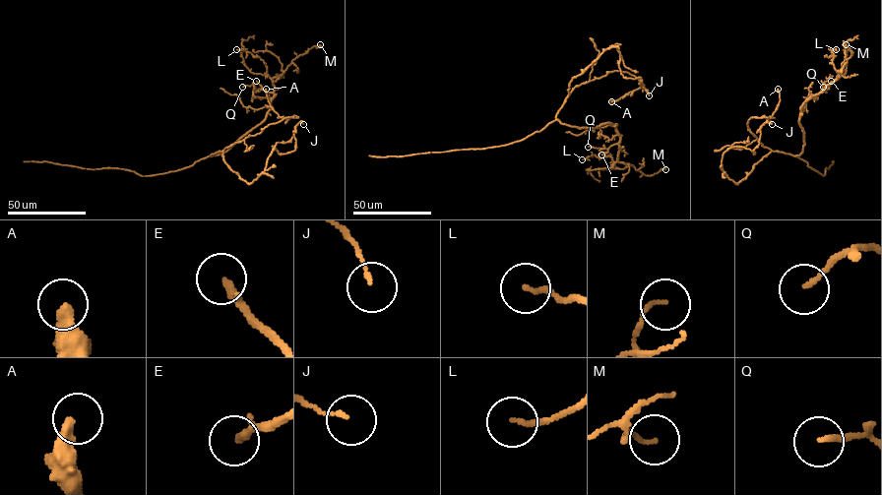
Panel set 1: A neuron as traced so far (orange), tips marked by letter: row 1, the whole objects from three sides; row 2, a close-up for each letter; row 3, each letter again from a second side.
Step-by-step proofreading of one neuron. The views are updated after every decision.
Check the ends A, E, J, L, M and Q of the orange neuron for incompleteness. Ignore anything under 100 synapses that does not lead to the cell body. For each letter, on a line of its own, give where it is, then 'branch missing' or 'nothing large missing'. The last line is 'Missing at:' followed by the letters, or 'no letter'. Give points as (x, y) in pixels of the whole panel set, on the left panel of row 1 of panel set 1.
A: place (266, 89); nothing large missing
E: place (256, 81); nothing large missing
J: place (303, 124); nothing large missing
L: place (236, 49); nothing large missing
M: place (320, 44); nothing large missing
Q: place (242, 87); nothing large missing
Missing at: no letter

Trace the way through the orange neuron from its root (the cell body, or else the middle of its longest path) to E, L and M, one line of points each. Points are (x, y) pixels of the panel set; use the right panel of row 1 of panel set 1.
E: (788, 154), (799, 155), (802, 151), (800, 106), (827, 89), (831, 81)
L: (788, 154), (799, 155), (802, 151), (800, 106), (841, 76), (832, 62), (831, 51), (836, 49)
M: (788, 154), (796, 155), (802, 153), (800, 106), (840, 76), (851, 54), (846, 44)

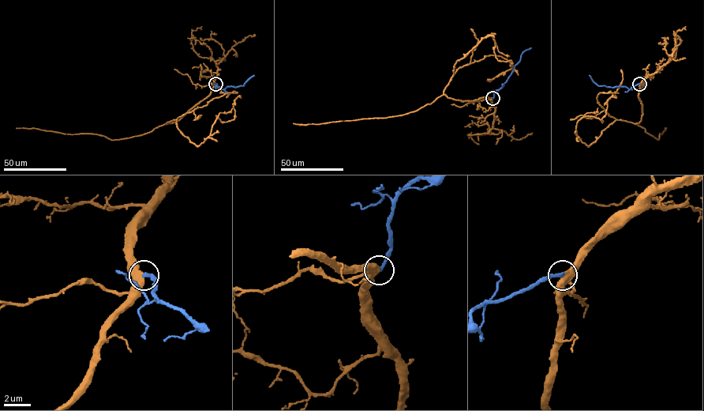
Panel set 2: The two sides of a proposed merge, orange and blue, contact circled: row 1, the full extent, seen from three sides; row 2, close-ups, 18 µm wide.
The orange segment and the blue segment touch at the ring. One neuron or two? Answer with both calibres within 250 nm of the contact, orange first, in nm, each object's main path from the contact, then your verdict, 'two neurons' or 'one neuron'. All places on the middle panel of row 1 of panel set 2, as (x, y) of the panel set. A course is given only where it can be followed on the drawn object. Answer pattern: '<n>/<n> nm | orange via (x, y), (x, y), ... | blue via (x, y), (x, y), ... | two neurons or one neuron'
440/260 nm | orange via (492, 98), (461, 101), (443, 93), (456, 62), (488, 35), (495, 42), (496, 57), (511, 60), (518, 75) | blue via (492, 98), (494, 92), (503, 85), (521, 54), (531, 47) | one neuron

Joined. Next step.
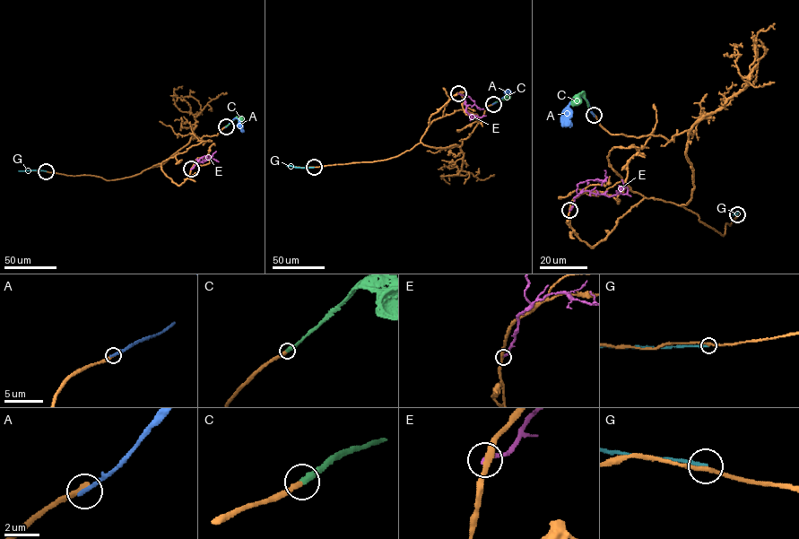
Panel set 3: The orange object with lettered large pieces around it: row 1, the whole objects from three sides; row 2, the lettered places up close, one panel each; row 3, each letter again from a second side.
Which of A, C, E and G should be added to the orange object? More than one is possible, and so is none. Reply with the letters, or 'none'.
C

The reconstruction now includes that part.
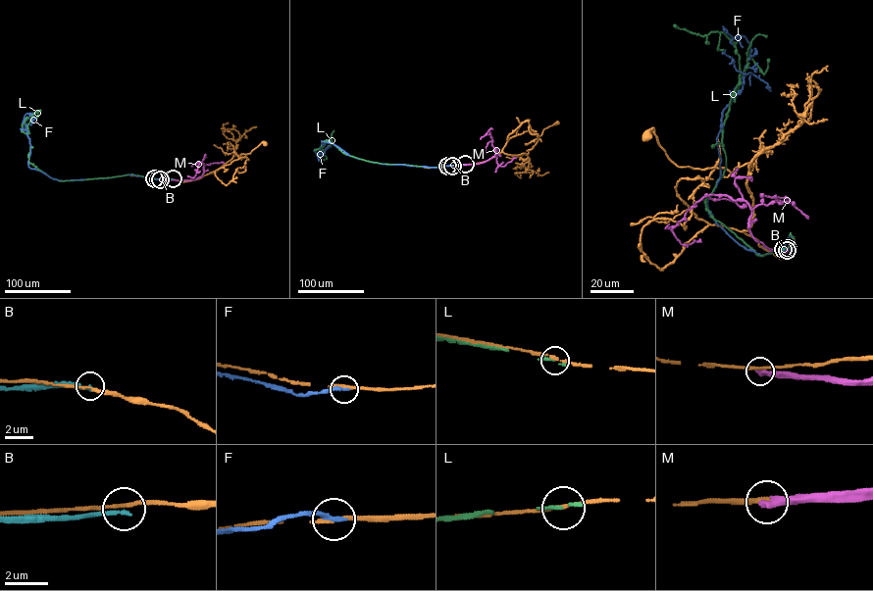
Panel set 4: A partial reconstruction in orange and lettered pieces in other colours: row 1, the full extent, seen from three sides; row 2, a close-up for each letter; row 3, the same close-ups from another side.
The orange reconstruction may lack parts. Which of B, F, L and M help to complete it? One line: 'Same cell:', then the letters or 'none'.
Same cell: none

